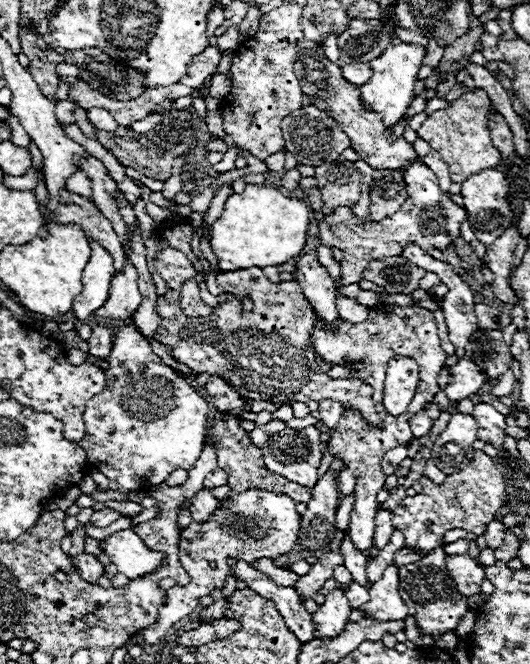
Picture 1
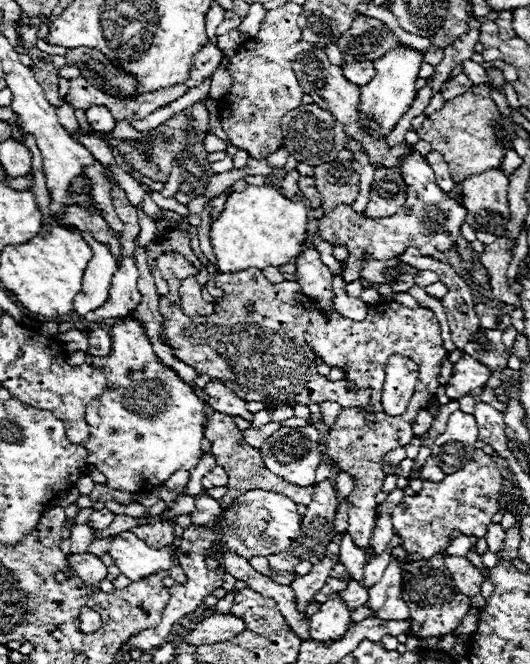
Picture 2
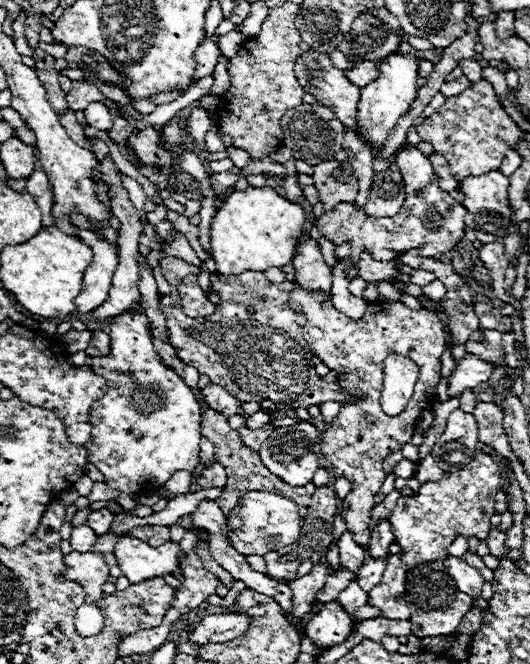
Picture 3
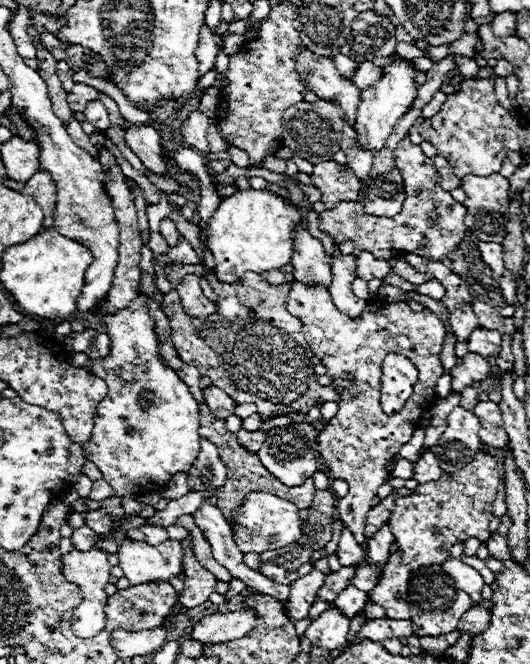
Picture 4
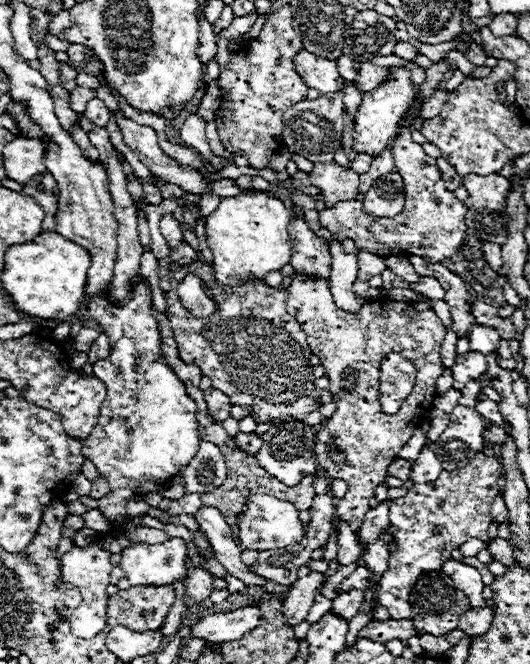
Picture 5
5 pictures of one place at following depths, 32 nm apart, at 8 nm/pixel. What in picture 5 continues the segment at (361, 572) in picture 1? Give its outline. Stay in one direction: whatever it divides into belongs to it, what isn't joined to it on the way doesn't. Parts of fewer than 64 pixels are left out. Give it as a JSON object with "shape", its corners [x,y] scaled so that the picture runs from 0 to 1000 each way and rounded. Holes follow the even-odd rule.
{"shape":[[[638,783],[638,795],[642,795],[642,807],[638,807],[638,846],[645,852],[653,852],[653,849],[664,849],[664,846],[679,843],[687,828],[679,822],[679,816],[672,813],[672,804],[657,795],[657,789]]]}

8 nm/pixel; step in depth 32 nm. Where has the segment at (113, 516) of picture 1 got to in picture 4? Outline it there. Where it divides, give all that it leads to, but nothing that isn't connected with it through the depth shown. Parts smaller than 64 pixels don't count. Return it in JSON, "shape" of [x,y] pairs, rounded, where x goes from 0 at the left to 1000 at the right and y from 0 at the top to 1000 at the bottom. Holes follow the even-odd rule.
{"shape":[[[179,768],[164,774],[162,789],[189,807],[189,804],[204,804],[208,801],[211,780],[208,780],[208,774],[200,774],[192,768]]]}

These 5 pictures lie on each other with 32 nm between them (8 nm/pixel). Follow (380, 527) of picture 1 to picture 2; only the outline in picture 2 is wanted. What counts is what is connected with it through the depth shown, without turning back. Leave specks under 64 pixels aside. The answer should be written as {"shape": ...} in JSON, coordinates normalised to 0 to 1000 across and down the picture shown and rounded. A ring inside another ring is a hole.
{"shape":[[[717,774],[709,780],[709,795],[702,801],[702,828],[706,828],[706,834],[725,831],[725,825],[740,813],[740,807],[743,807],[743,795],[740,795],[736,774]]]}

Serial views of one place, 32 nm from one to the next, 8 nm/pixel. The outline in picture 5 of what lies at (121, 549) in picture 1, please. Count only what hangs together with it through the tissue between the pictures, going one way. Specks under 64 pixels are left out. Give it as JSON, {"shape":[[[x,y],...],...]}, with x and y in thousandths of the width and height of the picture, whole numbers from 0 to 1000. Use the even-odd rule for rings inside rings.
{"shape":[[[325,810],[306,819],[253,816],[230,831],[226,855],[238,861],[245,883],[309,883],[328,873],[351,873],[351,819],[343,810]]]}

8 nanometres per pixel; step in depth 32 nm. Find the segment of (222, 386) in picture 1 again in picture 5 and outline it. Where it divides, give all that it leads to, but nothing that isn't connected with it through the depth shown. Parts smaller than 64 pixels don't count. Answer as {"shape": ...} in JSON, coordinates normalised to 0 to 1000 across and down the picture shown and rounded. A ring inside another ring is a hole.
{"shape":[[[396,584],[396,587],[385,590],[385,602],[389,602],[392,620],[396,620],[396,627],[400,627],[404,633],[423,636],[423,633],[434,627],[438,605],[434,605],[434,599],[430,599],[423,590],[415,590],[415,587],[408,587],[408,584]]]}

